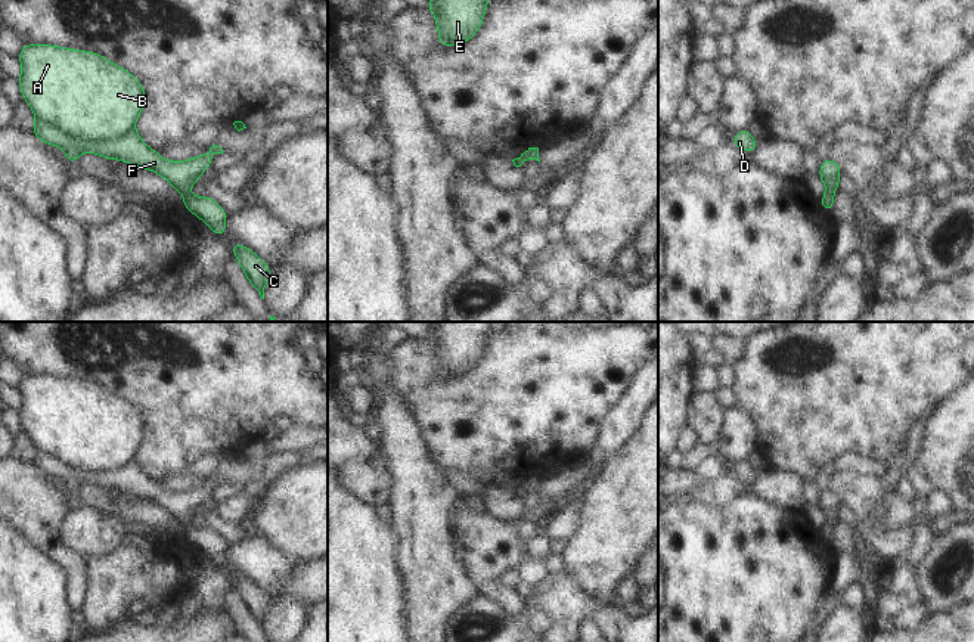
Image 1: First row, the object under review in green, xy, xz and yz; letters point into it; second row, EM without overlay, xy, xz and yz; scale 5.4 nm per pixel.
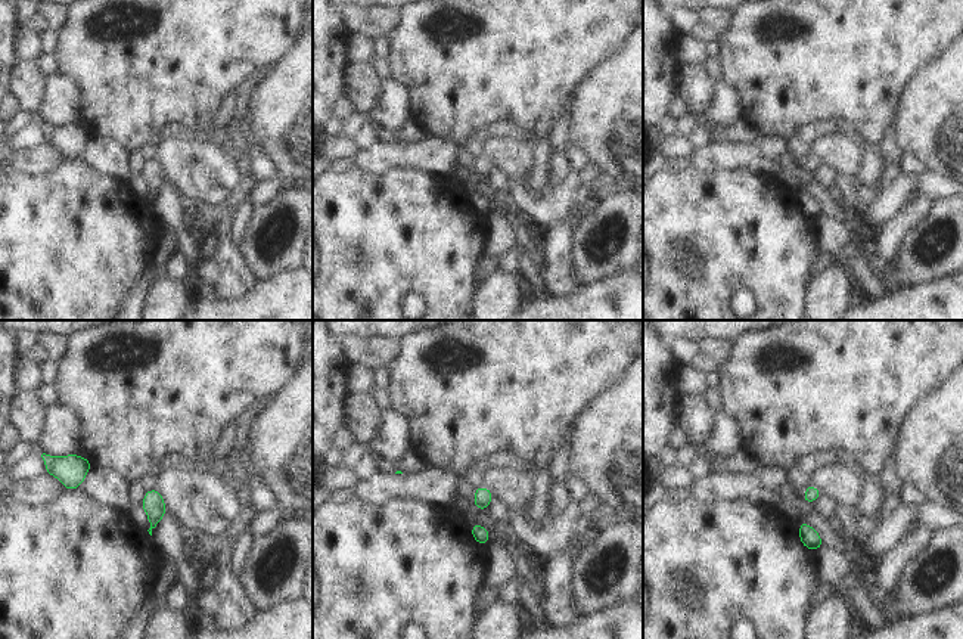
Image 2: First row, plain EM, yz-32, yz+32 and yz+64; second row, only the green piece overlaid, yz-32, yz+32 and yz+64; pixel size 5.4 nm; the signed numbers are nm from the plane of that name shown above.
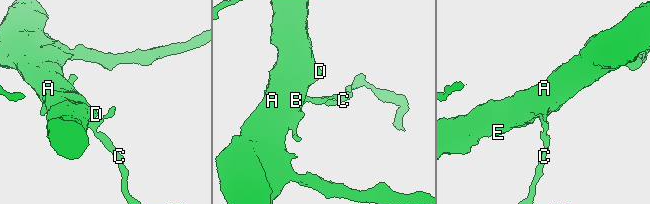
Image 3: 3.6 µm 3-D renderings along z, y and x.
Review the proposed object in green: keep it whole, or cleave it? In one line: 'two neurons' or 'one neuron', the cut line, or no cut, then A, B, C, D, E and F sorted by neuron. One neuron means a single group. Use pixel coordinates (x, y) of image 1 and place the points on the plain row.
one neuron | no cut | A B C D E F

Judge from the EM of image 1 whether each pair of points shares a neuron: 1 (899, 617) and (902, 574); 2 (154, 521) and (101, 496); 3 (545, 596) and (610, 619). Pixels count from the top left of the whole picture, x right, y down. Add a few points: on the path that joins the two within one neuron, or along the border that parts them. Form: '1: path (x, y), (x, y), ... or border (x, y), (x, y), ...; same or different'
1: path (902, 607), (902, 585); same
2: path (140, 509), (114, 504); same
3: path (561, 601), (567, 607), (593, 611); same

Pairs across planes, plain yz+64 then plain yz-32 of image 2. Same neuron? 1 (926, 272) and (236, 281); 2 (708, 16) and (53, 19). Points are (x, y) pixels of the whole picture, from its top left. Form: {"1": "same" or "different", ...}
{"1": "different", "2": "same"}

